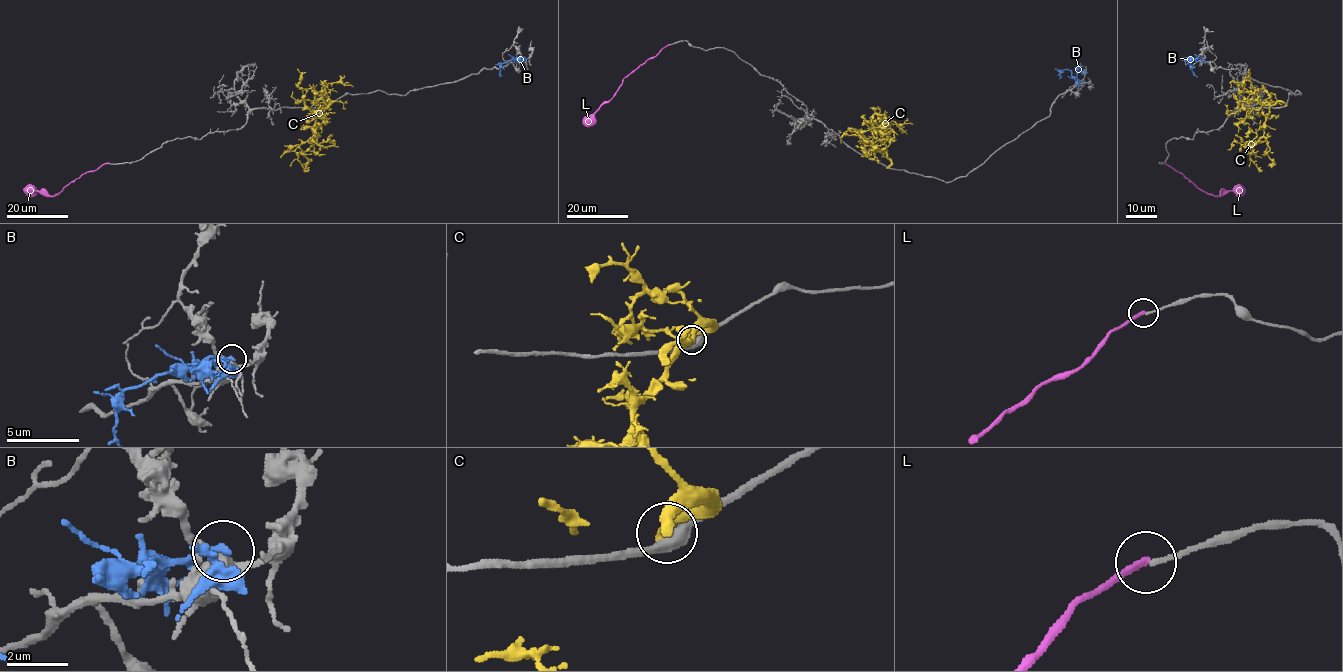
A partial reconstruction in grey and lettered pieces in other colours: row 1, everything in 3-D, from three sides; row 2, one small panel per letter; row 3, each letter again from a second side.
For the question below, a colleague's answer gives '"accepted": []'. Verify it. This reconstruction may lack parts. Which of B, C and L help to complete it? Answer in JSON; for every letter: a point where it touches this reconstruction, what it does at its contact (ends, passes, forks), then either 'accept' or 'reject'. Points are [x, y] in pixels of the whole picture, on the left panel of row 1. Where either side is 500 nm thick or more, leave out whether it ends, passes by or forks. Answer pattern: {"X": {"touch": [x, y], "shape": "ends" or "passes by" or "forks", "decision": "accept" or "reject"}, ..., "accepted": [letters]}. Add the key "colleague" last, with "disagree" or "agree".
{"B": {"touch": [524, 57], "shape": "ends", "decision": "reject"}, "C": {"touch": [328, 104], "shape": "ends", "decision": "reject"}, "L": {"touch": [109, 163], "shape": "ends", "decision": "reject"}, "accepted": [], "colleague": "agree"}

